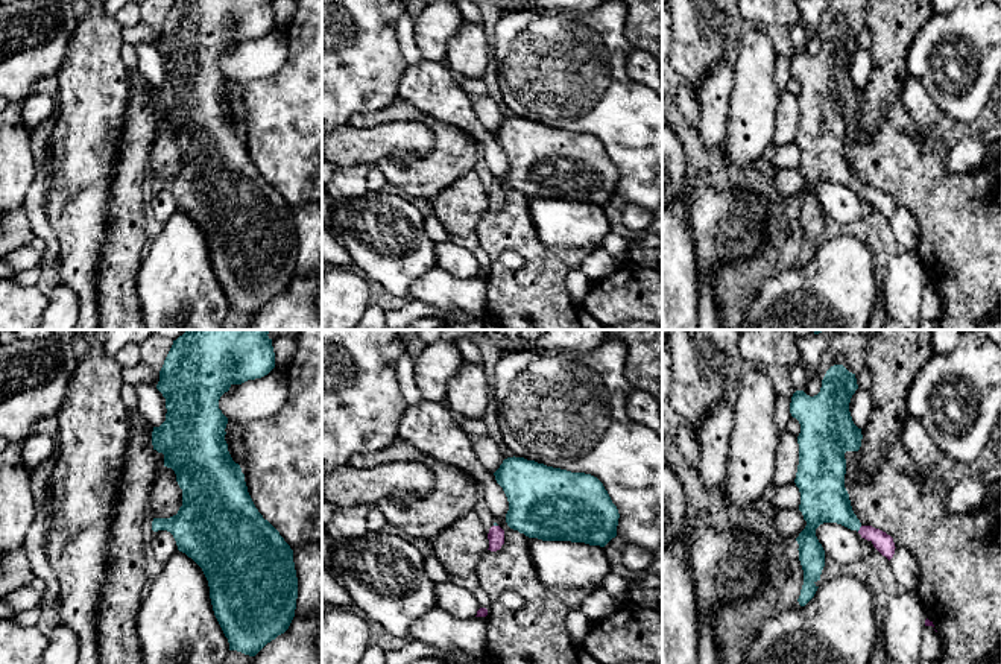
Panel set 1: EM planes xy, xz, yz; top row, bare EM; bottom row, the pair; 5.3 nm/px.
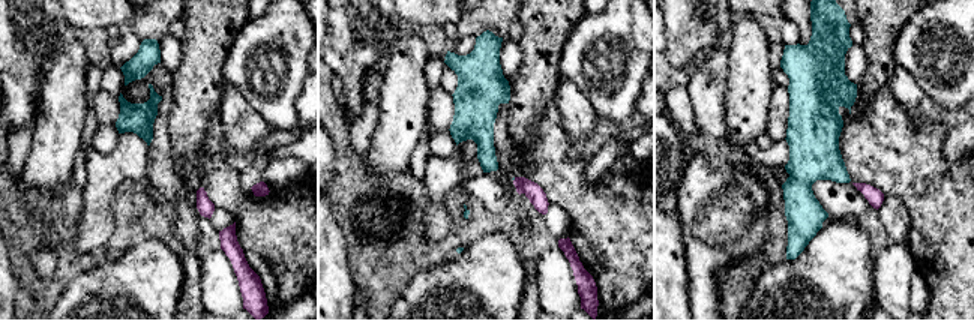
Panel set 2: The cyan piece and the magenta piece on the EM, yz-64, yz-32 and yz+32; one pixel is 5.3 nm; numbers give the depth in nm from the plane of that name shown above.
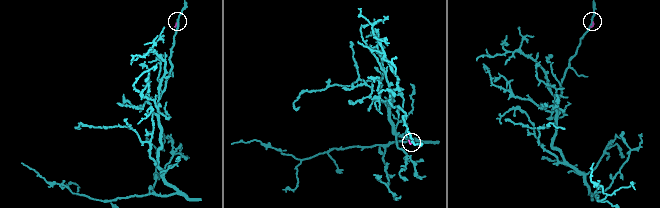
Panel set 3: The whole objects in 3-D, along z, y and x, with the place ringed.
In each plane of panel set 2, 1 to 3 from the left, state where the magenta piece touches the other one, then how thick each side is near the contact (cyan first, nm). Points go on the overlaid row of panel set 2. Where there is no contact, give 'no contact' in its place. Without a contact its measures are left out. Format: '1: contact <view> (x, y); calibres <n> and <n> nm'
1: no contact
2: no contact
3: no contact

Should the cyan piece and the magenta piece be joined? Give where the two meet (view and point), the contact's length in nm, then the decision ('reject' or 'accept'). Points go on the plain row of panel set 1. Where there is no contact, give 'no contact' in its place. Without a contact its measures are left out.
meets cyan in yz at (858, 189); contact 40 nm long; accept

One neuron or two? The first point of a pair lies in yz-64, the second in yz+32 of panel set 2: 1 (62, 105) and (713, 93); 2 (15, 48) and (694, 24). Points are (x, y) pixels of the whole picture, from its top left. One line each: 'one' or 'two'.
1: two
2: one

